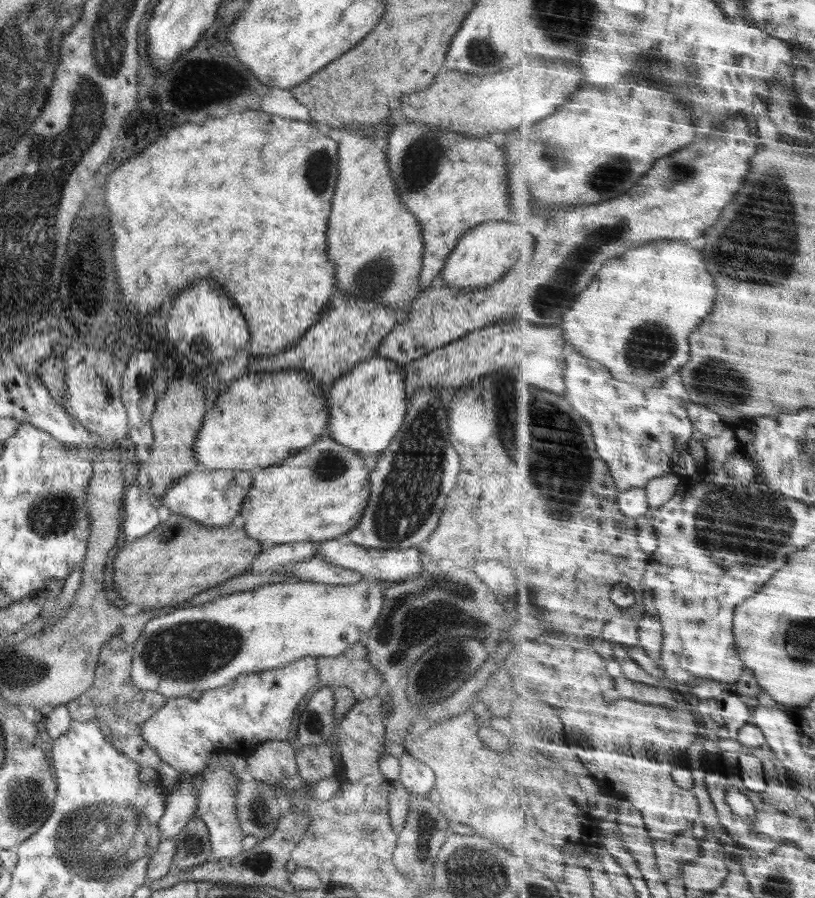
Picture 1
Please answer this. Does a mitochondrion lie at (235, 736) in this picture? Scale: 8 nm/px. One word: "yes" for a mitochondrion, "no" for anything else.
no

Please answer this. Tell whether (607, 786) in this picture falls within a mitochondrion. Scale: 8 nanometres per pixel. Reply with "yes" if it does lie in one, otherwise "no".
no

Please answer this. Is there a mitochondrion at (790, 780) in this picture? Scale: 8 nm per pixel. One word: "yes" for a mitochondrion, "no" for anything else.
no

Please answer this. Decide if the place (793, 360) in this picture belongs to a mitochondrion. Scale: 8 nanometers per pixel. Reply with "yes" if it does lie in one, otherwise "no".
no

